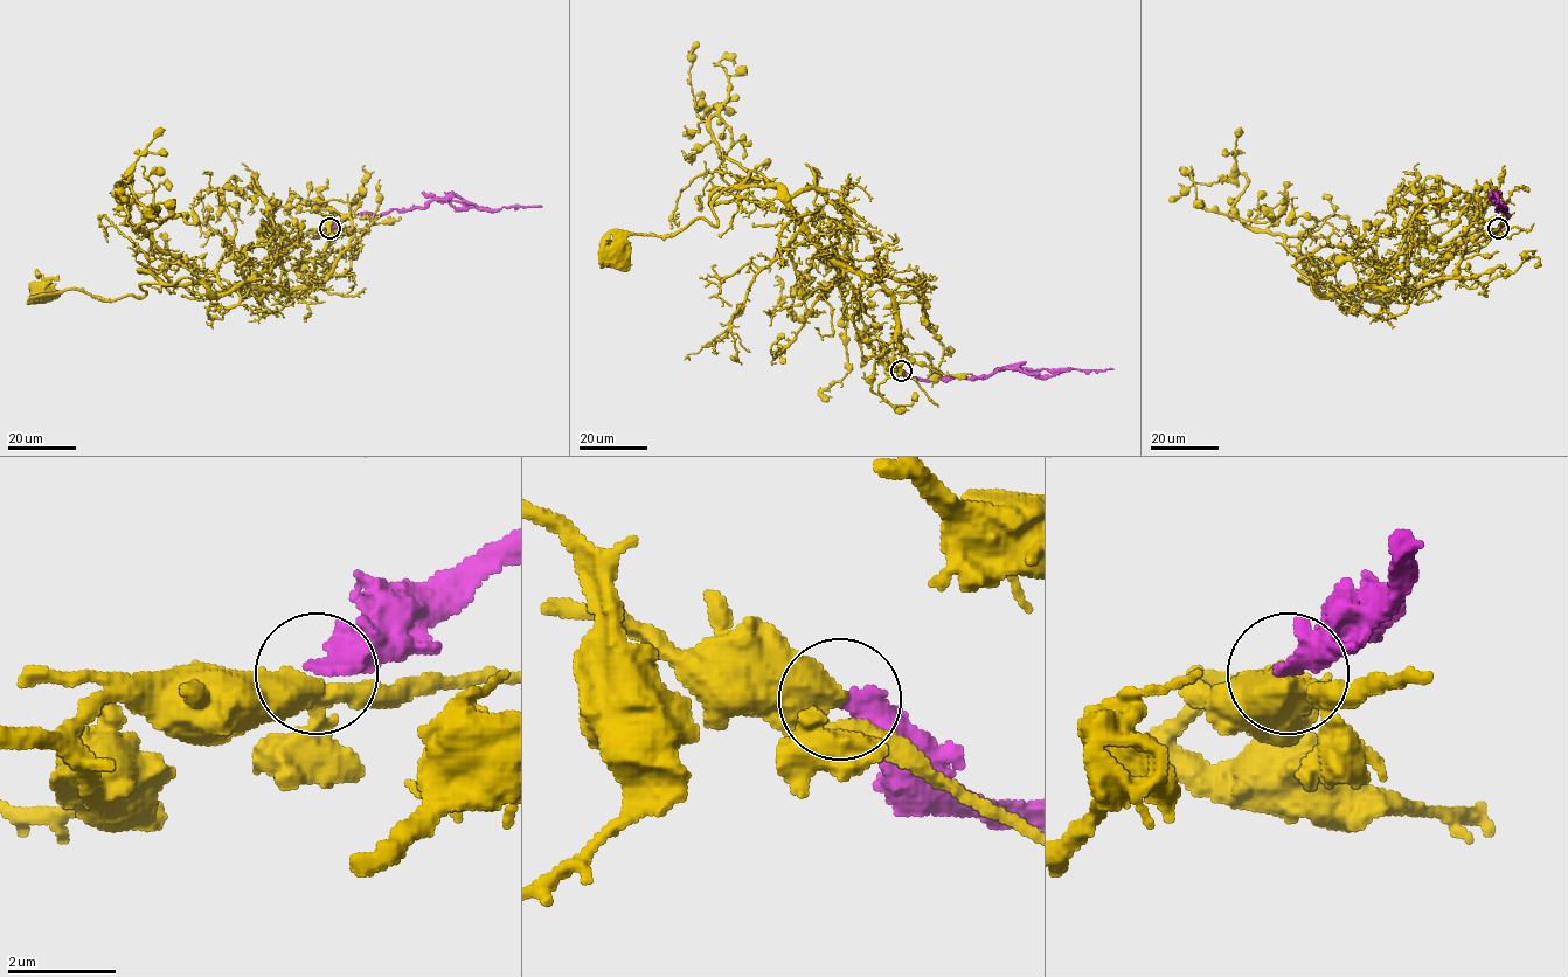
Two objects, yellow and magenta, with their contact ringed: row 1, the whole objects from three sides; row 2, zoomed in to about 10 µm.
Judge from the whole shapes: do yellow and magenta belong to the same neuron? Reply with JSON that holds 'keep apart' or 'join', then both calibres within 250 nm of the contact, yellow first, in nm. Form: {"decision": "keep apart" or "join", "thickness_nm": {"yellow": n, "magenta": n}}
{"decision": "keep apart", "thickness_nm": {"yellow": 480, "magenta": 400}}

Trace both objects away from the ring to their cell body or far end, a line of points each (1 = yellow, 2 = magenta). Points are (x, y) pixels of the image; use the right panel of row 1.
1: (1498, 228), (1408, 293), (1313, 282), (1381, 296)
2: (1498, 228), (1507, 214), (1494, 200), (1499, 201), (1497, 210), (1497, 206)

